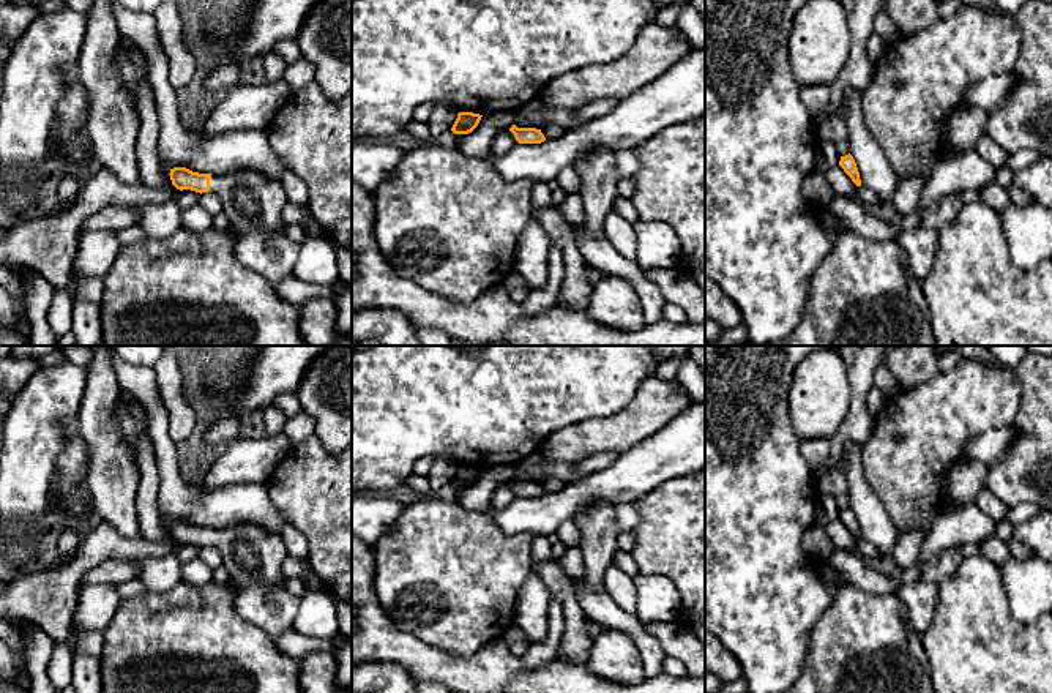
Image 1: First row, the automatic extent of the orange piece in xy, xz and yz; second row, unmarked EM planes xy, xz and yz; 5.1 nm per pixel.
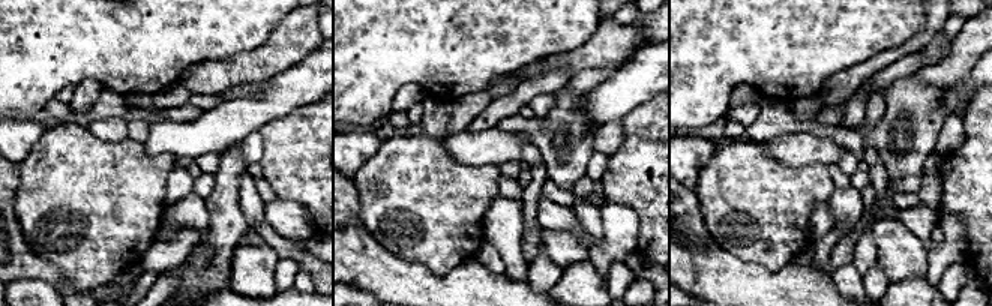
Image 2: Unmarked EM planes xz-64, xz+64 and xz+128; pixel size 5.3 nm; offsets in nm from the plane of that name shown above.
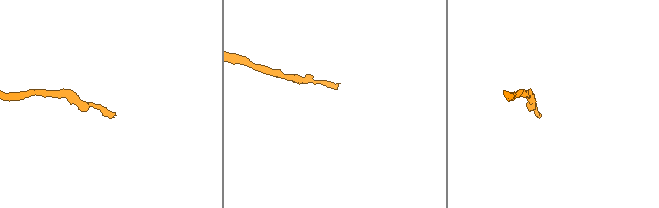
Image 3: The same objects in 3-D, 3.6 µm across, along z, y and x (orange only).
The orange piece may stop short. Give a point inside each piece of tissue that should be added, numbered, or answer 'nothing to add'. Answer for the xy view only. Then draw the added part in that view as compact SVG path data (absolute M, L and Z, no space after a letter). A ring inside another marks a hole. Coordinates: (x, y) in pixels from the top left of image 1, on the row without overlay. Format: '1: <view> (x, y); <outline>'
1: xy (253, 556); M249 523L233 524L211 529L210 546L219 551L222 565L238 587L233 594L235 611L240 617L262 628L271 639L276 639L285 630L295 628L301 600L285 589L282 564L289 556L278 532Z

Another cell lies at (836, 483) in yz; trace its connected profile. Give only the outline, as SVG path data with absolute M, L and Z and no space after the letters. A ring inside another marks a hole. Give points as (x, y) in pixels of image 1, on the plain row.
M844 469L831 472L820 493L830 493L834 497L847 493L847 478Z

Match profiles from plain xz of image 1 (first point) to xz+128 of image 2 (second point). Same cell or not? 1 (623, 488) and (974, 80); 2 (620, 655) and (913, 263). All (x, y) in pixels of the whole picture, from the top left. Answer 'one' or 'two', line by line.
1: one
2: two

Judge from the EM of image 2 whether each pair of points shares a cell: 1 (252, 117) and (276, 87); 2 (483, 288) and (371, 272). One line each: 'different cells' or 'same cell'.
1: same cell
2: same cell

